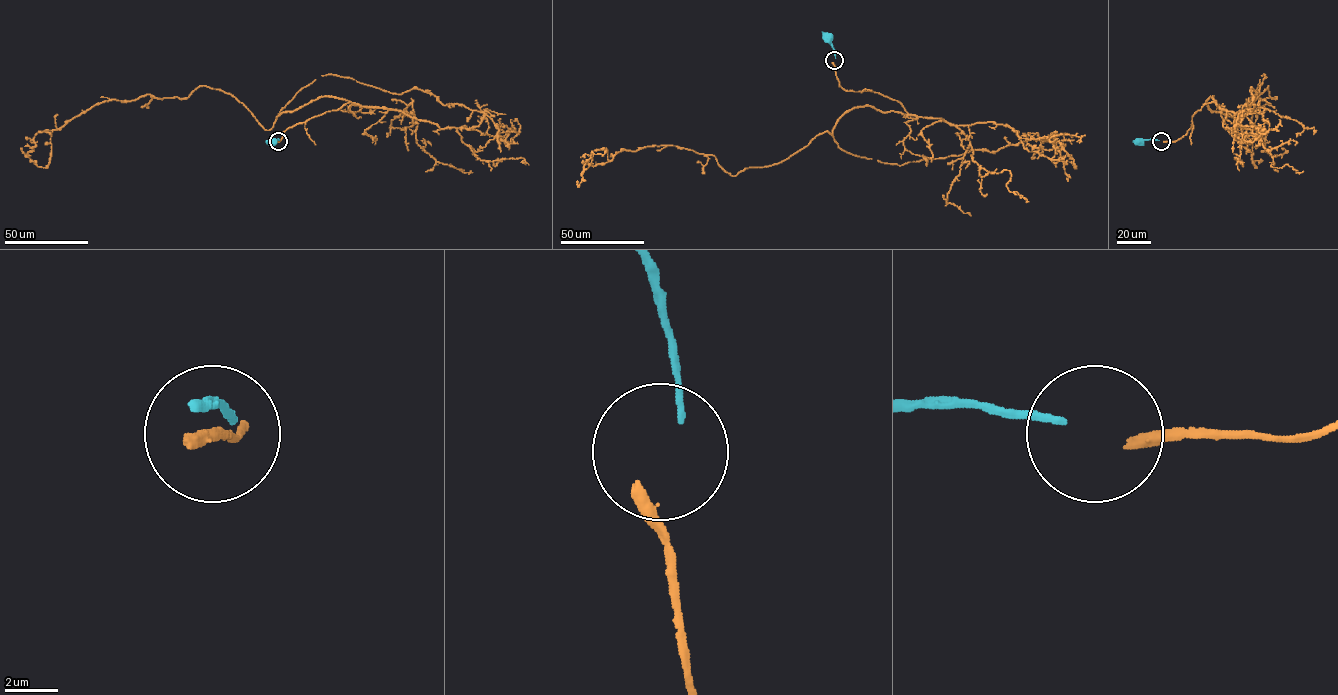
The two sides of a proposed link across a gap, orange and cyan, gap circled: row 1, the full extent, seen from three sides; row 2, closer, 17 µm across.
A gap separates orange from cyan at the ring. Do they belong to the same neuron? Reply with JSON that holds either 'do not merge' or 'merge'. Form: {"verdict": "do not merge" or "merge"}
{"verdict": "do not merge"}

